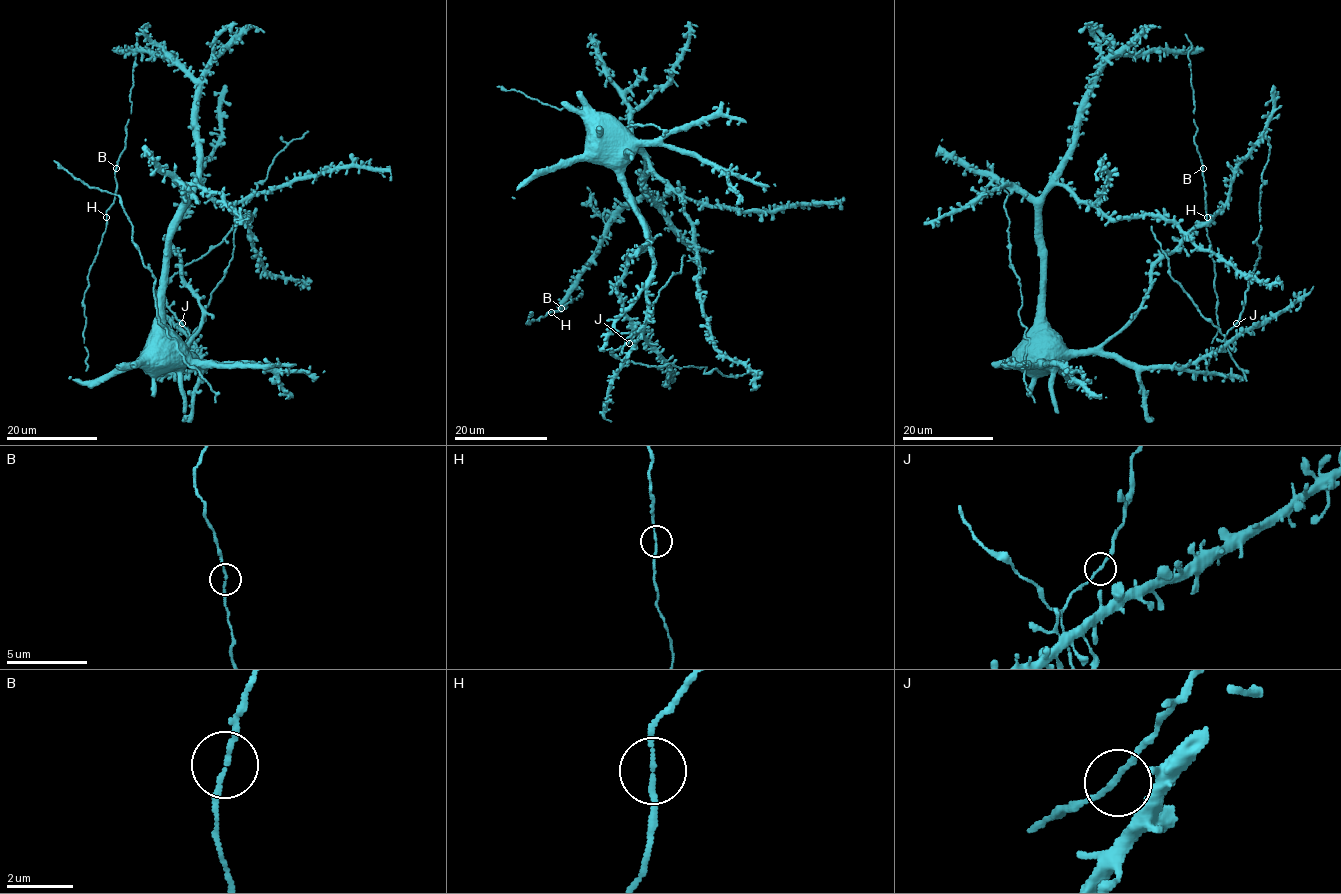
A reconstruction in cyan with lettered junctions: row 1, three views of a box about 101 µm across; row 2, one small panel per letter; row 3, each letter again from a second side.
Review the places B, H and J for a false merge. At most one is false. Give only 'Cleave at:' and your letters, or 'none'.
Cleave at: none

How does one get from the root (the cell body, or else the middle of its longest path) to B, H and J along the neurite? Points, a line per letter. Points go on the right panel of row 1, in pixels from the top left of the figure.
B: (1028, 348), (1040, 305), (1040, 200), (1069, 151), (1081, 100), (1107, 60), (1188, 51), (1194, 144), (1202, 168)
H: (1028, 348), (1040, 305), (1040, 200), (1069, 151), (1089, 84), (1114, 56), (1188, 51), (1207, 217)
J: (1028, 348), (1108, 353), (1139, 366), (1180, 367), (1217, 353), (1230, 340), (1225, 336), (1236, 323)

